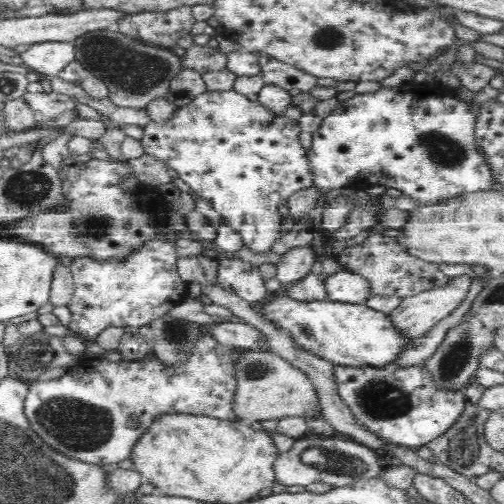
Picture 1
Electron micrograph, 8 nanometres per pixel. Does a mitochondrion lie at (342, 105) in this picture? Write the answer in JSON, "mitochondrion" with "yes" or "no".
{"mitochondrion":"no"}

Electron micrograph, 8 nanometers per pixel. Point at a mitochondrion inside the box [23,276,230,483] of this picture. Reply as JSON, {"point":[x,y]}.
{"point":[76,425]}

